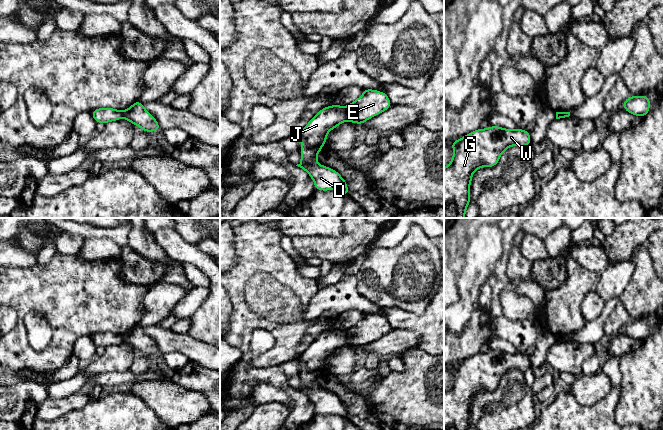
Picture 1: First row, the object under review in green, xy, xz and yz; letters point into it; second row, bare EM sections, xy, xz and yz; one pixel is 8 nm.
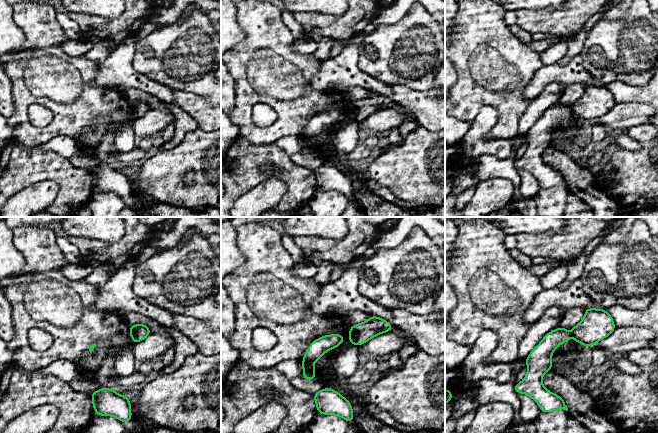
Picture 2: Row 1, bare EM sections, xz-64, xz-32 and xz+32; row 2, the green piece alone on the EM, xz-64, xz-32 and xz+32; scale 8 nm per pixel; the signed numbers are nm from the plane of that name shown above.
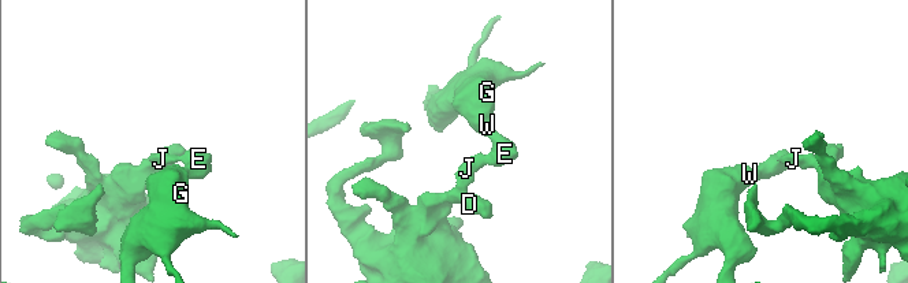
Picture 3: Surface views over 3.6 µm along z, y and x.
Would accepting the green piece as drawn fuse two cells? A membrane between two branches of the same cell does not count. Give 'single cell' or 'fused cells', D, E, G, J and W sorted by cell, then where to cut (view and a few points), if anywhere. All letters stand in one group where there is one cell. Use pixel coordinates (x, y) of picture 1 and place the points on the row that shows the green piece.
fused cells; groups D J / E G W; cut xz (344, 107), (347, 119)

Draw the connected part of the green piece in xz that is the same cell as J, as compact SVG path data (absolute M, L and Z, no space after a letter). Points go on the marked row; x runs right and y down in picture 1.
M332 105L321 109L299 133L301 163L296 166L307 171L315 183L315 190L337 190L349 196L348 186L340 174L317 164L317 154L327 140L327 133L347 120L345 107Z

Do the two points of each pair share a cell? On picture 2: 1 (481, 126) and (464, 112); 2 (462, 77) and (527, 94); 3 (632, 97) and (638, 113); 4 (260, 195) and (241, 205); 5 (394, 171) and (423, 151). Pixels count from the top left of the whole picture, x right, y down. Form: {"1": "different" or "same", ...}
{"1": "different", "2": "different", "3": "different", "4": "same", "5": "same"}

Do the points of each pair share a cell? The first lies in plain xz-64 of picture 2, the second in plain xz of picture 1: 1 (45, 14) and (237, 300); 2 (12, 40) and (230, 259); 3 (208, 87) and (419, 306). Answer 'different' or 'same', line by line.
1: same
2: same
3: same

